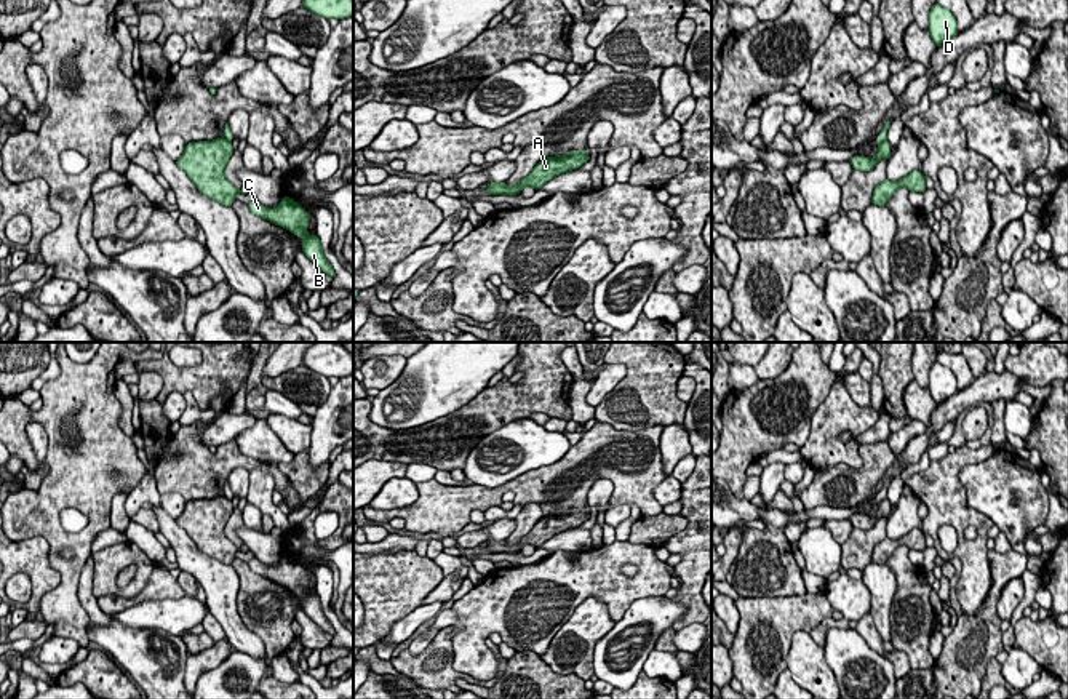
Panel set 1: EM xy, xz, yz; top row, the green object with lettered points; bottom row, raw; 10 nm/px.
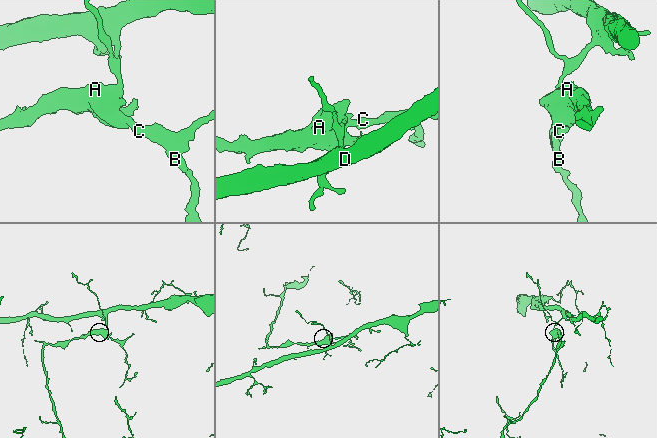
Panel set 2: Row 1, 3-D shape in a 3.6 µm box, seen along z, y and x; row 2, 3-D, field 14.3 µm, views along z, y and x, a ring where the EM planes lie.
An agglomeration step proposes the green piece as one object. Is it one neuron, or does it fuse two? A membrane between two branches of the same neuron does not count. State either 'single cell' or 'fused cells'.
fused cells

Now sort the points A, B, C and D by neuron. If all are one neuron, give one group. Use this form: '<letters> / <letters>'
A B C / D

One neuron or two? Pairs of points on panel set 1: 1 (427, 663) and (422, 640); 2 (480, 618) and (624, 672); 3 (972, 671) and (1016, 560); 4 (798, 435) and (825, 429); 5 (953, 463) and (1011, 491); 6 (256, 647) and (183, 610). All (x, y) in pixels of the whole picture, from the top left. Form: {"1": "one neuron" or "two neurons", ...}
{"1": "two neurons", "2": "two neurons", "3": "one neuron", "4": "two neurons", "5": "two neurons", "6": "two neurons"}

